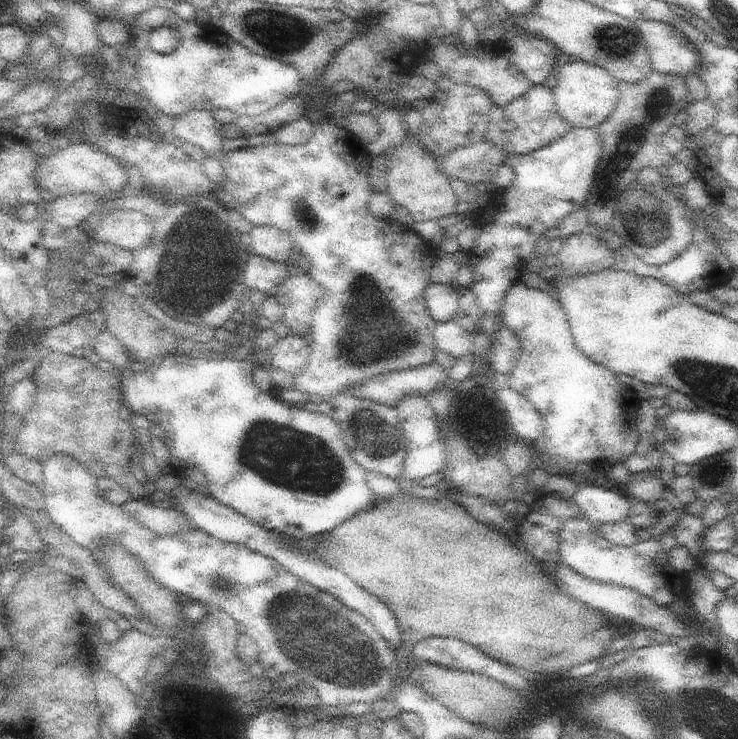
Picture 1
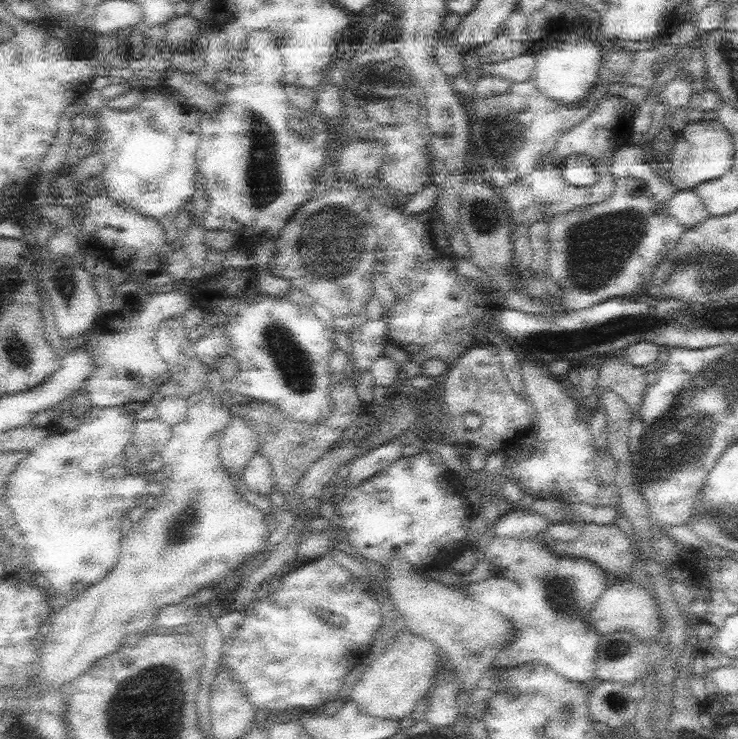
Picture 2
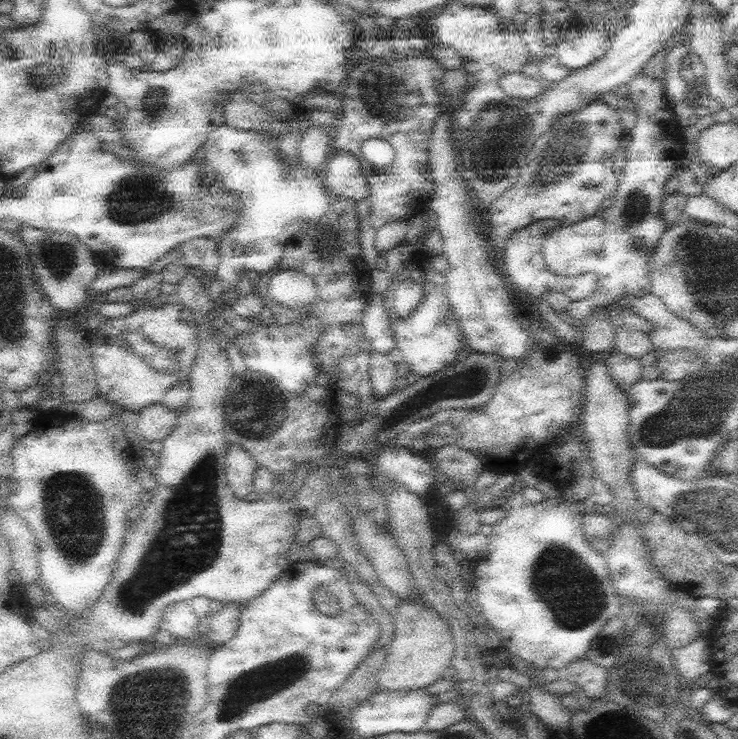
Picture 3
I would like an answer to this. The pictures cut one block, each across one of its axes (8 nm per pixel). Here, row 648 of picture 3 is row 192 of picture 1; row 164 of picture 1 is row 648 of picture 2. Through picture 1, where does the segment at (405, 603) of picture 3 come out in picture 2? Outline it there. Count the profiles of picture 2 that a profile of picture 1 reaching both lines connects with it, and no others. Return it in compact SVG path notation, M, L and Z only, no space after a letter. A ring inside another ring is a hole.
M405 628L393 644L370 664L350 694L345 695L356 703L360 712L382 720L402 720L414 713L416 706L433 688L443 653L430 640L414 636Z

